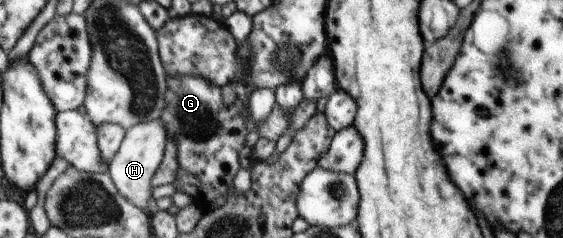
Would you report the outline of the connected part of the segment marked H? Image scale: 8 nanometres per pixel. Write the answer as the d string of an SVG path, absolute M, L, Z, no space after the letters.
M161 118L145 121L127 132L121 150L110 165L110 175L120 193L141 210L153 211L152 192L155 188L155 177L167 157L169 143L167 125L163 124Z

